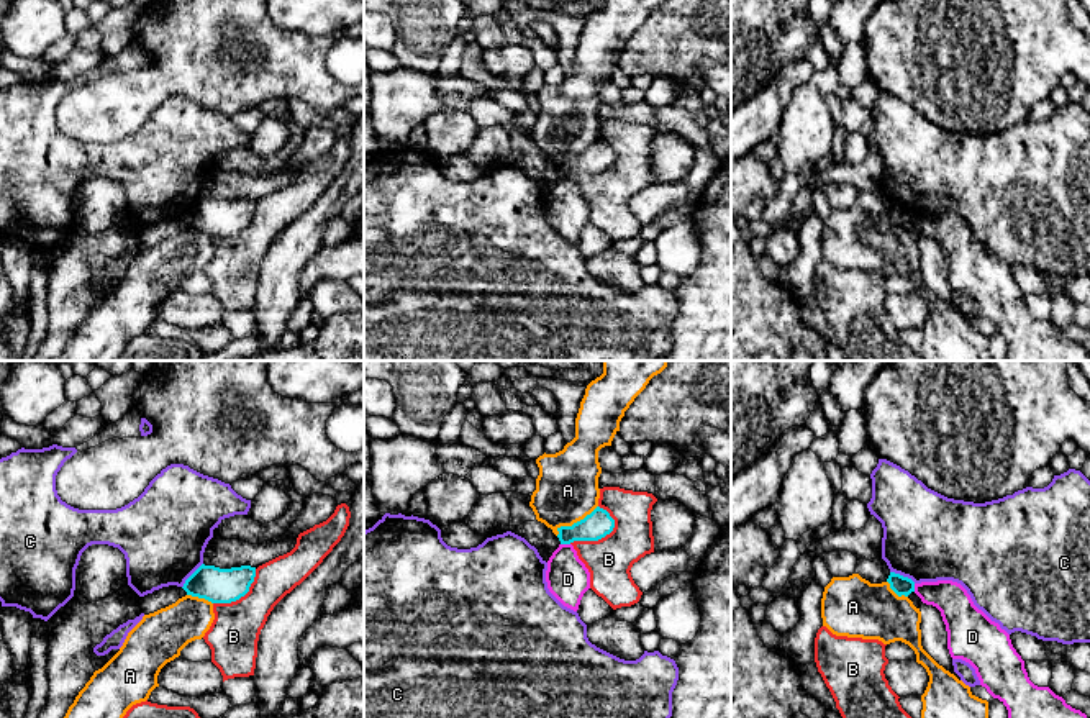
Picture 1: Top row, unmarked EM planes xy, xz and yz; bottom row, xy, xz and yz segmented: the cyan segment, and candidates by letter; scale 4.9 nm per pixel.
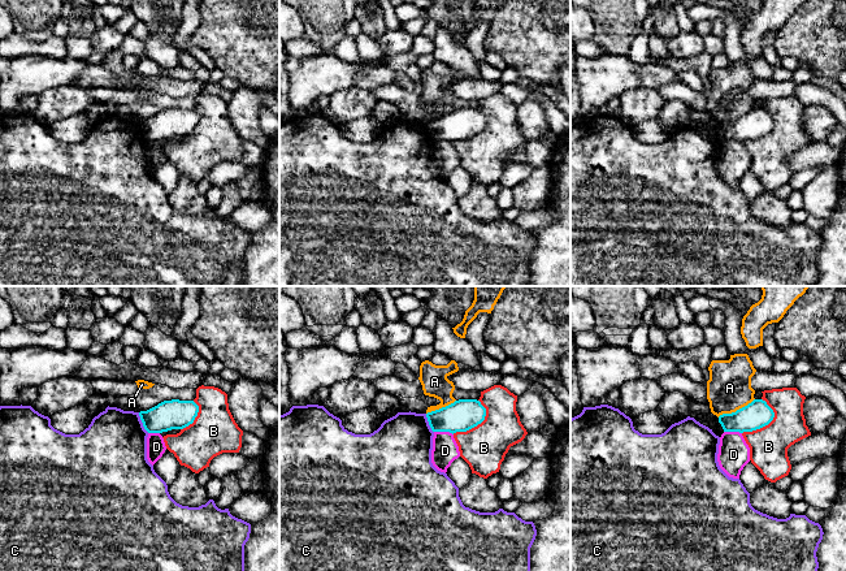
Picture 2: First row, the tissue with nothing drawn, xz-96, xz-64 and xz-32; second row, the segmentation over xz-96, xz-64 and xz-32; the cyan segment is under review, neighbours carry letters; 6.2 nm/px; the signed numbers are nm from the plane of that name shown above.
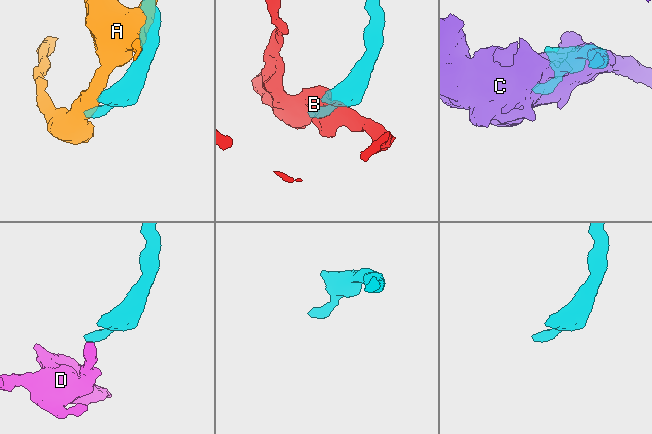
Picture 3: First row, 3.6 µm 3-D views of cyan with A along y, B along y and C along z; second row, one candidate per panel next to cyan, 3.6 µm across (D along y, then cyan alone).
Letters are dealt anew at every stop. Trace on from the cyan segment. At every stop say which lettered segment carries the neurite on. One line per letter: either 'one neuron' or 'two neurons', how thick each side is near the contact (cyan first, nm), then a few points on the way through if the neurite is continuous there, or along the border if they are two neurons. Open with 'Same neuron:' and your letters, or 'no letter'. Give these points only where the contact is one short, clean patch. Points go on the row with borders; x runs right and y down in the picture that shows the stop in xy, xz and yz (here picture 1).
Same neuron: no letter
A: two neurons | 140/300 nm
B: two neurons | 140/220 nm
C: two neurons | 100/440 nm
D: two neurons | 140/220 nm

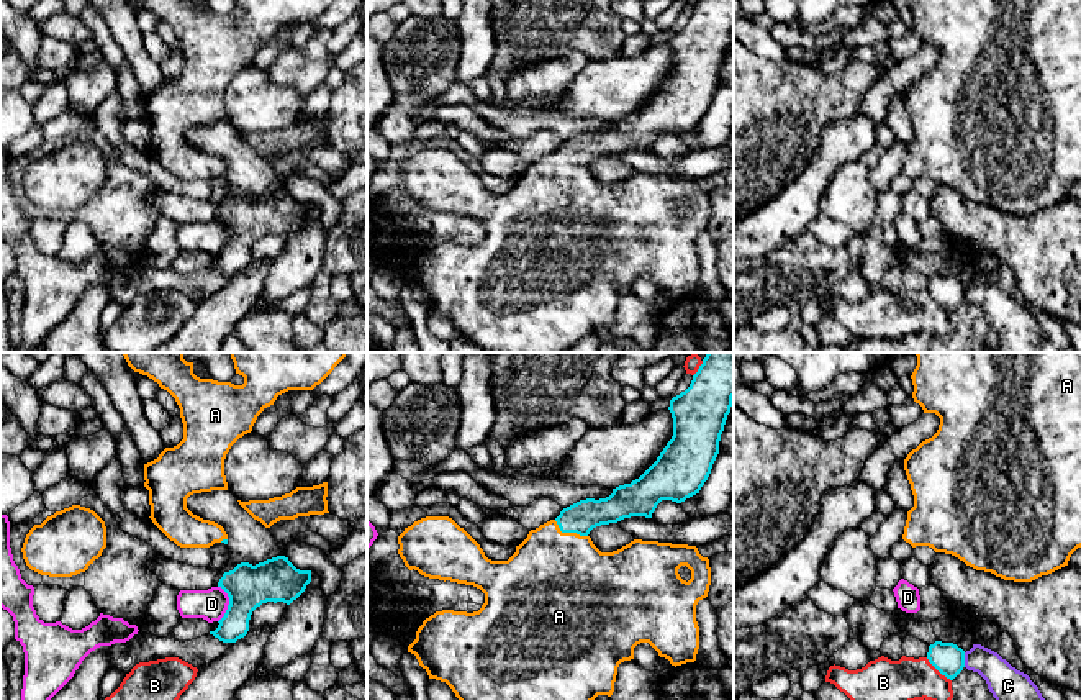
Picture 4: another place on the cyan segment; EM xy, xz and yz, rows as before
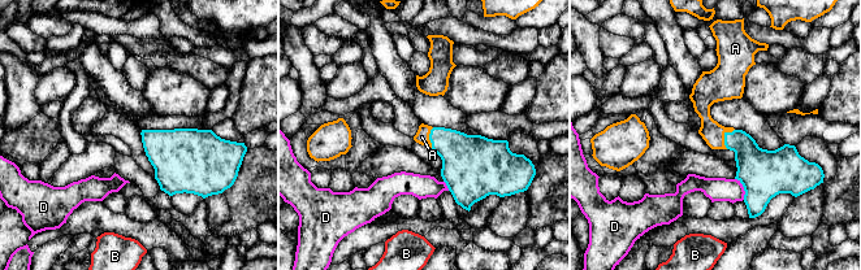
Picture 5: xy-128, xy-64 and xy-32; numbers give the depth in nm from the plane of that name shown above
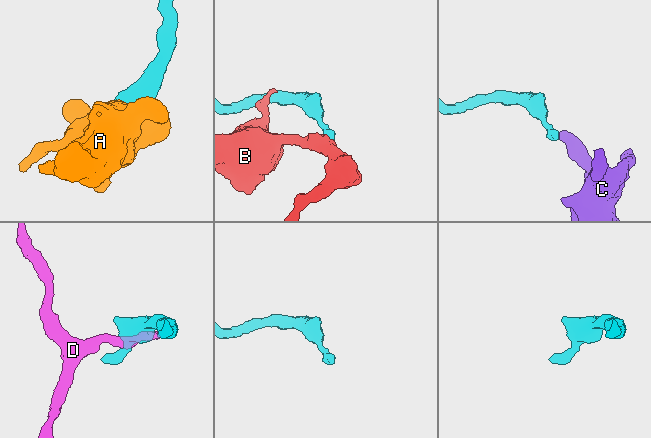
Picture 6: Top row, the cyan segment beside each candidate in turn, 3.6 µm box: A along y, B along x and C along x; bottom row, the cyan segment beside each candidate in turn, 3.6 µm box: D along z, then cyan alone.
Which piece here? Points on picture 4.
Same neuron: A
A: one neuron | 160/480 nm | across xz (582, 517), (569, 531), (559, 553), (556, 581)
B: two neurons | 160/200 nm
C: two neurons | 160/170 nm
D: two neurons | 220/150 nm | along xy (220, 586), (228, 597), (228, 609), (218, 622)

